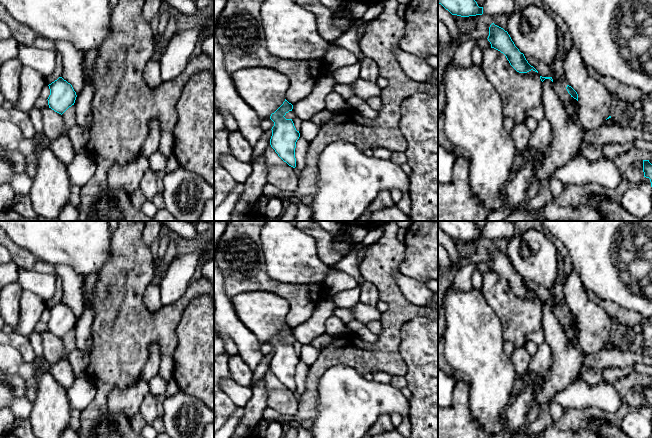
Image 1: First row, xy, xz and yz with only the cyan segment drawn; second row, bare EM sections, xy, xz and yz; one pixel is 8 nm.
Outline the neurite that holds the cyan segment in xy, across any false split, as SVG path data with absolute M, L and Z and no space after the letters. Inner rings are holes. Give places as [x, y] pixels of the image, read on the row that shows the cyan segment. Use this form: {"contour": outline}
{"contour": "M62 77L48 86L50 89L50 95L47 99L49 108L62 115L69 107L74 105L77 97L76 92L72 85Z"}

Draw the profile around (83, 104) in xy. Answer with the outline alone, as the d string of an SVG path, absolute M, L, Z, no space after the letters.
M84 76L84 86L77 95L74 107L77 125L89 130L92 124L93 87L91 81Z

